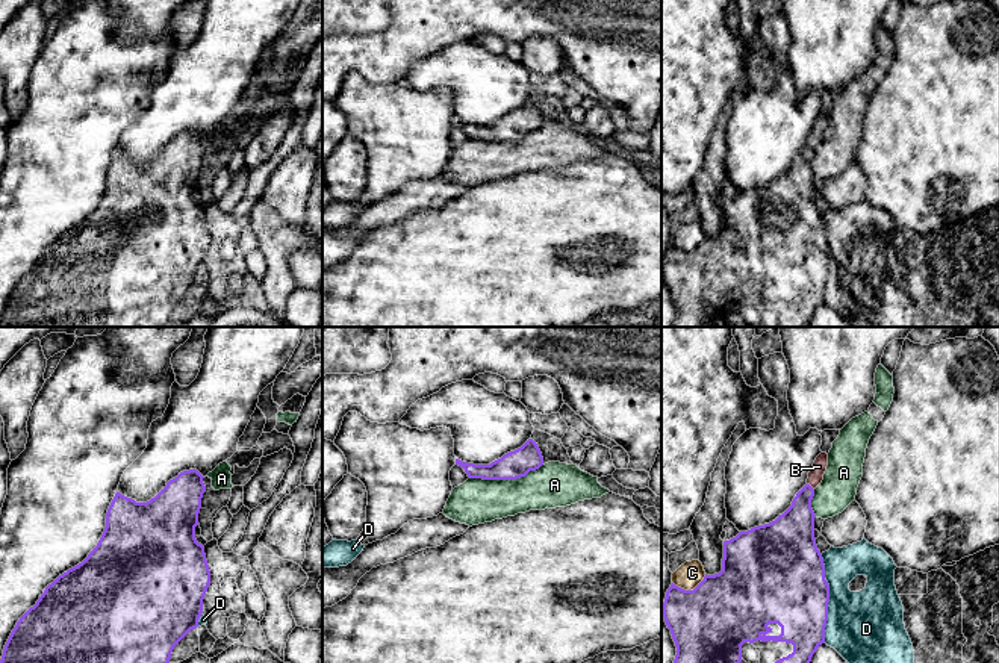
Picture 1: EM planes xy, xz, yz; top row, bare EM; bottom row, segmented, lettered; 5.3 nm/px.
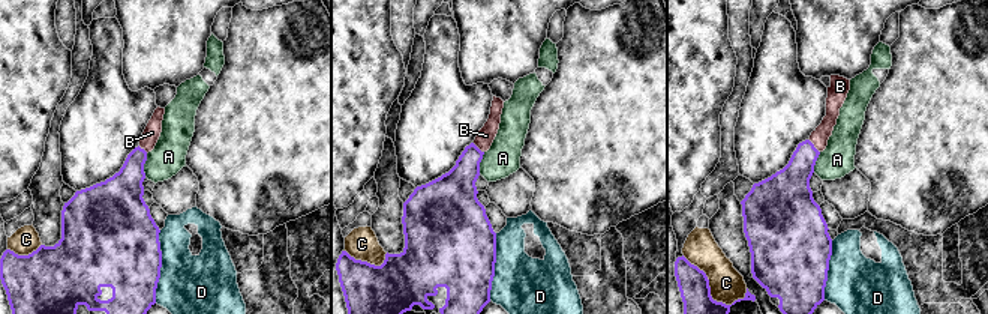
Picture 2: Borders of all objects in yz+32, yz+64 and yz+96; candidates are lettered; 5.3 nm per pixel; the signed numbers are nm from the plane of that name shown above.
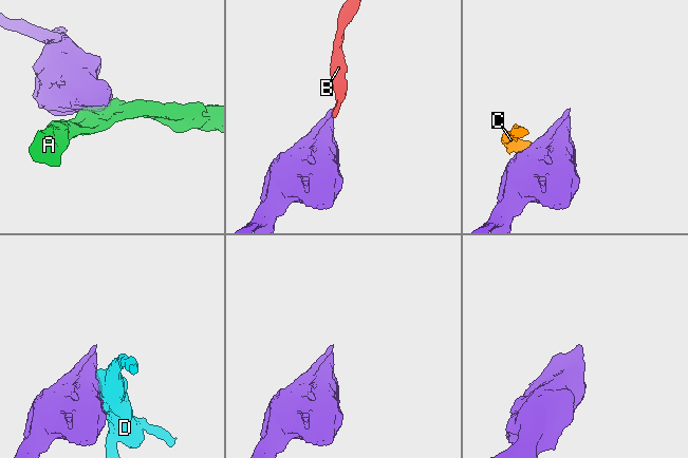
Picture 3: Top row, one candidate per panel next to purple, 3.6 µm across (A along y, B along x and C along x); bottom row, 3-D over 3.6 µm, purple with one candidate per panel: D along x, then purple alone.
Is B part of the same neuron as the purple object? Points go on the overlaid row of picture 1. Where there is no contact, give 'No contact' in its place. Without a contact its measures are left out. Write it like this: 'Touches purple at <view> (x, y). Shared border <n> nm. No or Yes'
Touches purple at yz (810, 486). Shared border 50 nm. Yes

